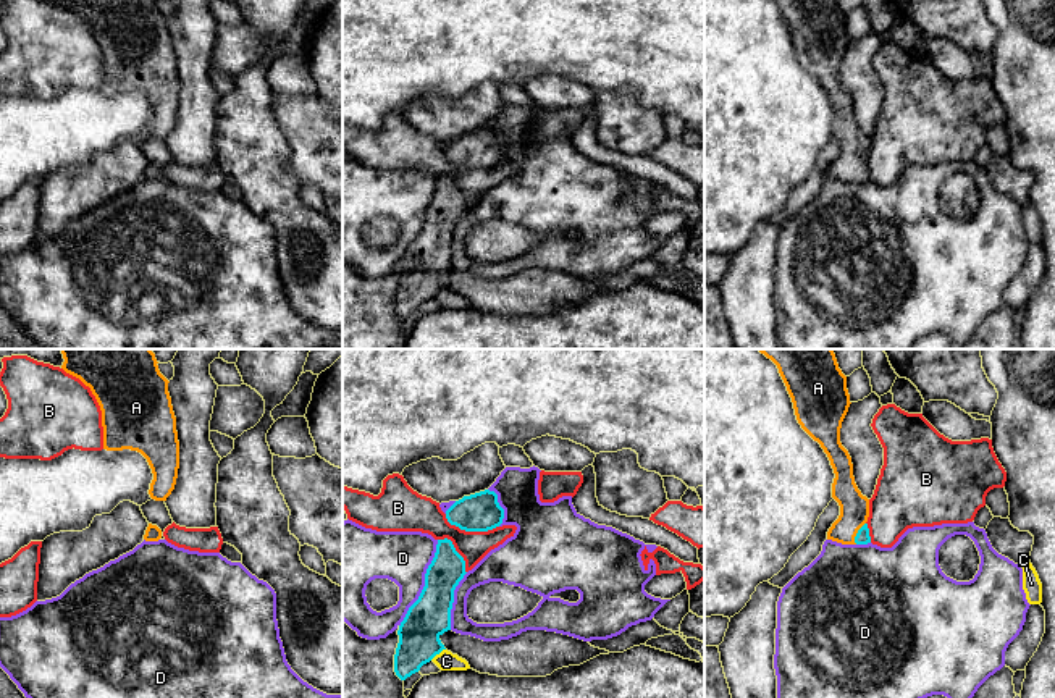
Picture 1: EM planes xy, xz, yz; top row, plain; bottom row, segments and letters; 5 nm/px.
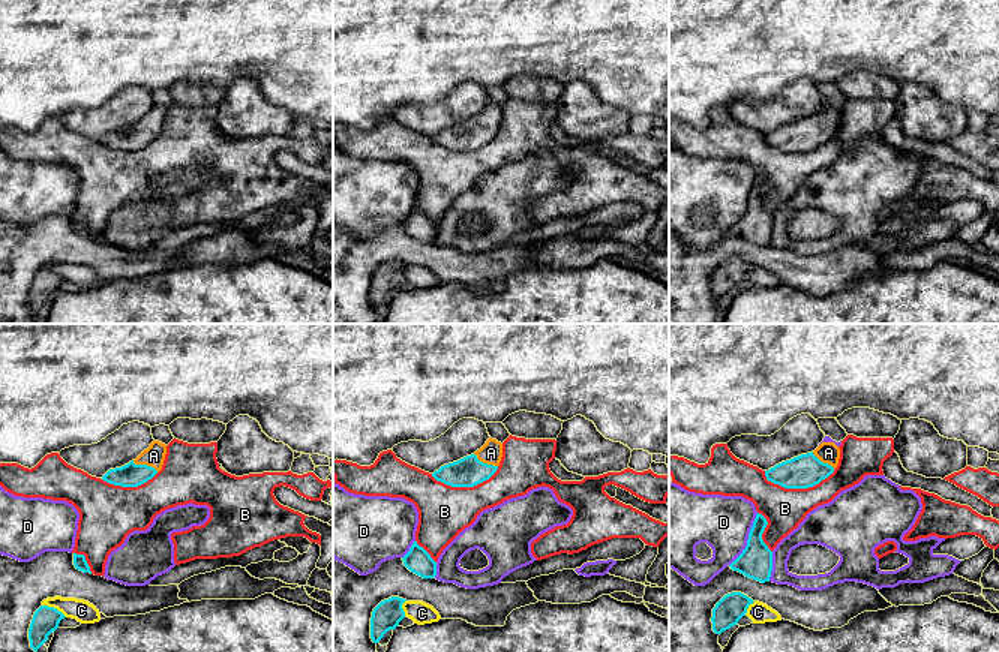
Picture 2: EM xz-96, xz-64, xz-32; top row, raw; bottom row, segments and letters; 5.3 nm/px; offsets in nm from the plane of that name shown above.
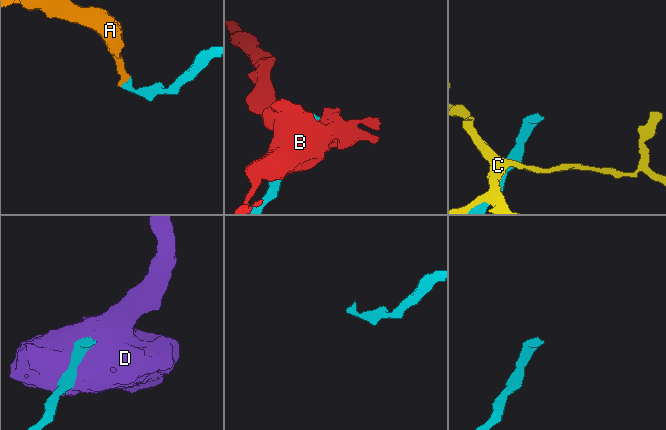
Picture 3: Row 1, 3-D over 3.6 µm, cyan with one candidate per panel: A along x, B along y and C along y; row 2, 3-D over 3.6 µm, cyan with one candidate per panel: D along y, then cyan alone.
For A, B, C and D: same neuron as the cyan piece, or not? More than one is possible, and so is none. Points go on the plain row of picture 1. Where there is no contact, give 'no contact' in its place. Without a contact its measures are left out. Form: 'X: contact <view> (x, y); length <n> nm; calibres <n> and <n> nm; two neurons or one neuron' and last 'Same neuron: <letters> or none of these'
A: contact yz (857, 172); length 120 nm; calibres 70 and 140 nm; one neuron
B: contact xz (470, 168); length 280 nm; calibres 190 and 170 nm; two neurons
C: contact xz (437, 291); length 100 nm; calibres 200 and 100 nm; two neurons
D: contact xz (425, 222); length 480 nm; calibres 200 and 260 nm; two neurons
Same neuron: A

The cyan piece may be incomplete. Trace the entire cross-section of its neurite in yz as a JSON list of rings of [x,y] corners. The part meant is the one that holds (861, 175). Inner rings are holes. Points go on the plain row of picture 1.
[[[774,0],[792,36],[795,53],[801,66],[821,82],[834,107],[832,136],[840,144],[840,153],[827,170],[827,178],[842,183],[871,181],[868,155],[869,137],[861,132],[855,121],[853,102],[848,89],[840,81],[842,60],[850,45],[847,15],[837,0]]]

